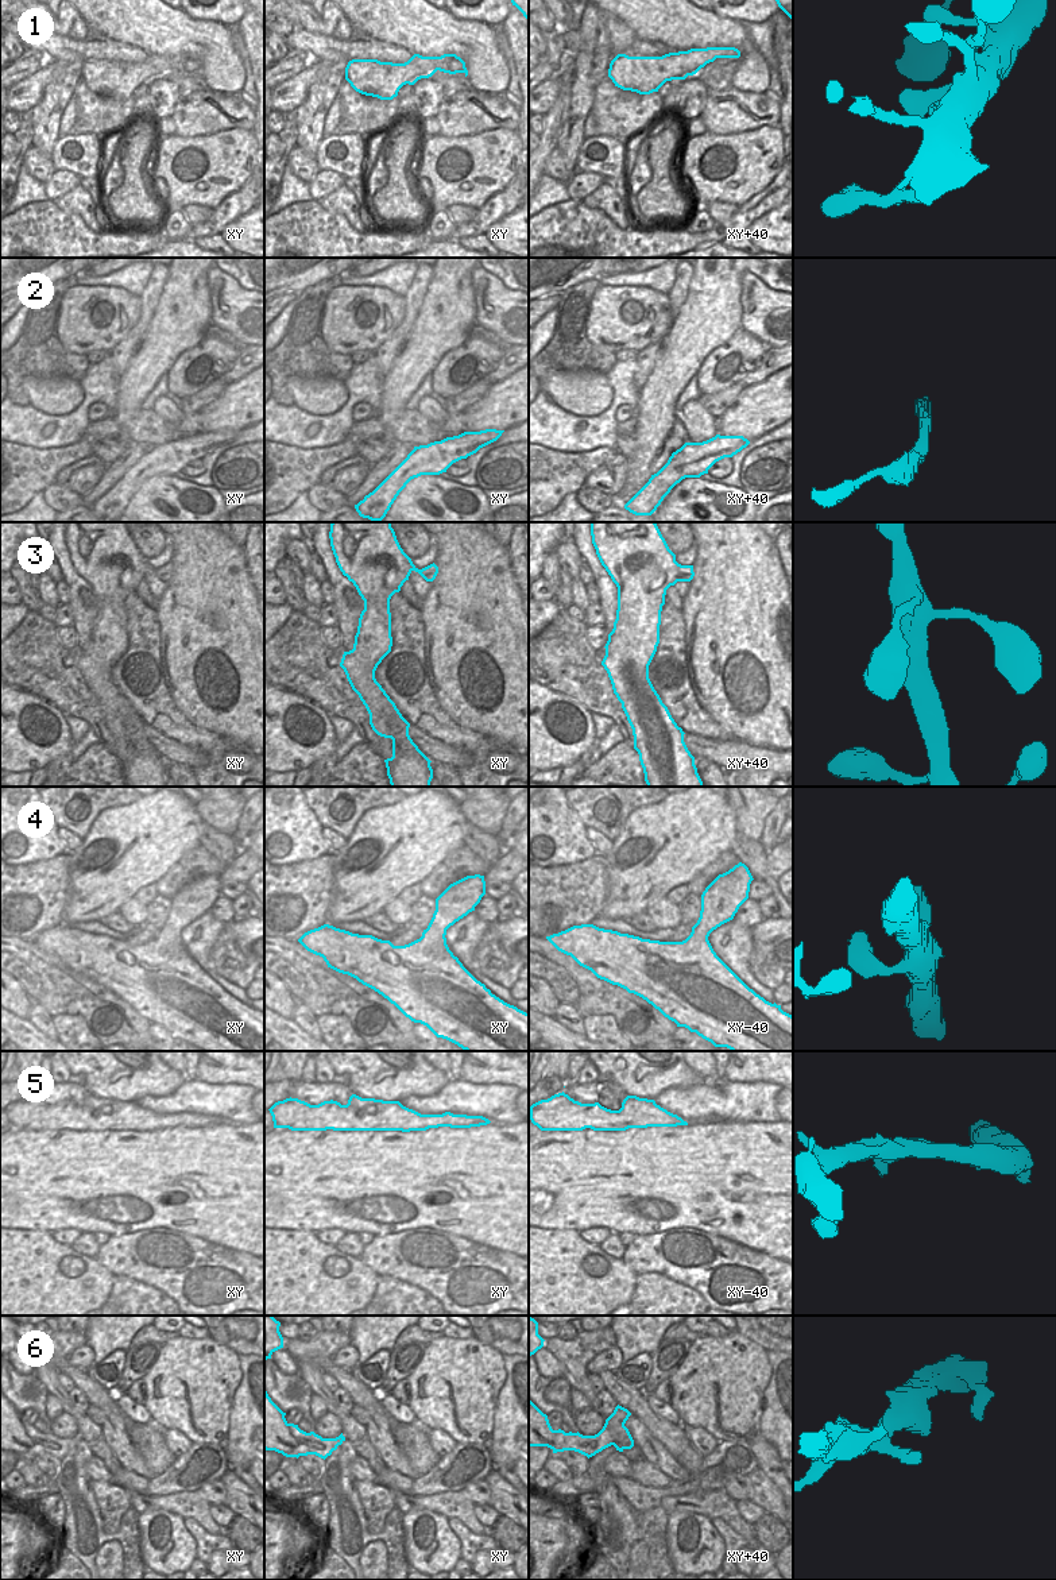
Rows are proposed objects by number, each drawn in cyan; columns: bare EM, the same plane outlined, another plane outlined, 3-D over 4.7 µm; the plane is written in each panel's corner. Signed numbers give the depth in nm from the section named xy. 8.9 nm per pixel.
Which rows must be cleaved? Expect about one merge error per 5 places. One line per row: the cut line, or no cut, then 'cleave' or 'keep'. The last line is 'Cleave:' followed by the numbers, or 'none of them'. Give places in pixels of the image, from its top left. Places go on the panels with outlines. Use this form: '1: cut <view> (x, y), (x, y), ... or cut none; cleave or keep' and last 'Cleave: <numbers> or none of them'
1: cut xy (459, 57), (449, 61), (441, 70); cleave
2: cut none; keep
3: cut none; keep
4: cut none; keep
5: cut none; keep
6: cut none; keep
Cleave: 1

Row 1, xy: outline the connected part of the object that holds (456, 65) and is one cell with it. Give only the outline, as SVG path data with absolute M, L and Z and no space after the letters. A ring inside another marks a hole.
M453 58L450 62L448 62L442 67L444 73L456 74L456 73L464 73L465 77L468 76L468 70L465 67L465 62L461 58Z

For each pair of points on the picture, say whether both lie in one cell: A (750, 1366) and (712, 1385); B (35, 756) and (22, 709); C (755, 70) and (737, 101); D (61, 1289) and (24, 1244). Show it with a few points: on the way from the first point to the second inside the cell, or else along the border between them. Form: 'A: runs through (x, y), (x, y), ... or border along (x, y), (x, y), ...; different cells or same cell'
A: runs through (741, 1368), (732, 1371), (722, 1380); same cell
B: runs through (33, 744), (31, 726), (26, 721); same cell
C: border along (731, 87), (739, 91), (765, 92); different cells
D: runs through (50, 1278), (27, 1255); same cell

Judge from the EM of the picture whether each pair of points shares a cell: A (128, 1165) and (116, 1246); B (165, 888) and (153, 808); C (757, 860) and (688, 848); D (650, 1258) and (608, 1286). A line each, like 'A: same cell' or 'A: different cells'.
A: different cells
B: different cells
C: different cells
D: different cells

